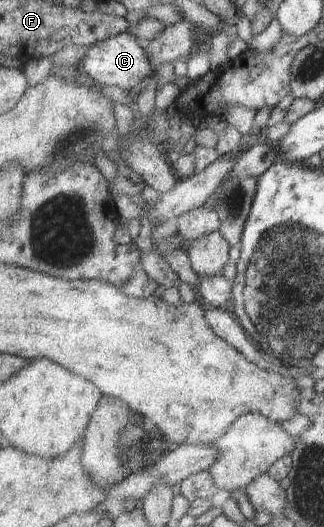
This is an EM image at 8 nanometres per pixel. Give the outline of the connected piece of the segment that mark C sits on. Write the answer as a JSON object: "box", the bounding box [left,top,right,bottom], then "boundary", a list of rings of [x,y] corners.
{"box":[79,31,155,91],"boundary":[[[129,31],[88,47],[85,50],[84,58],[79,62],[79,67],[83,73],[94,79],[96,84],[117,86],[125,91],[138,86],[146,76],[152,77],[155,69],[149,55],[143,48],[143,41]]]}

